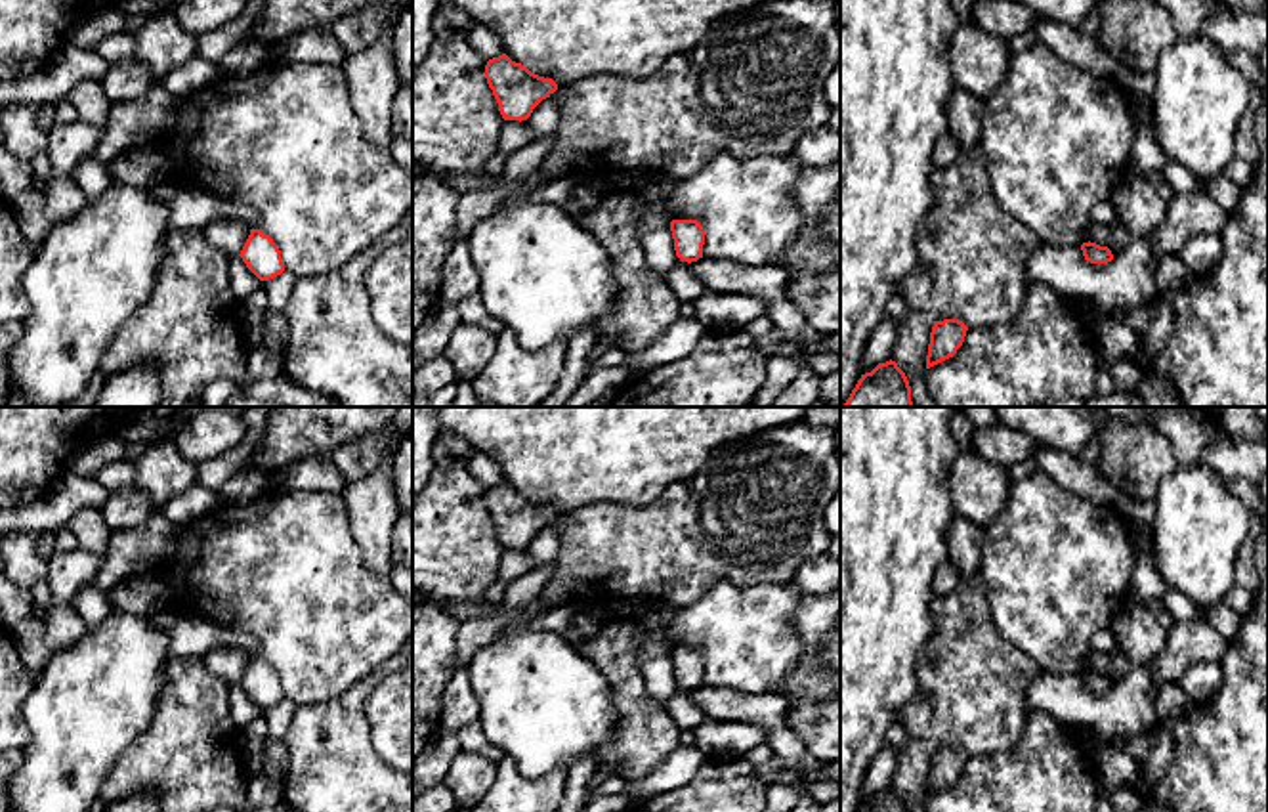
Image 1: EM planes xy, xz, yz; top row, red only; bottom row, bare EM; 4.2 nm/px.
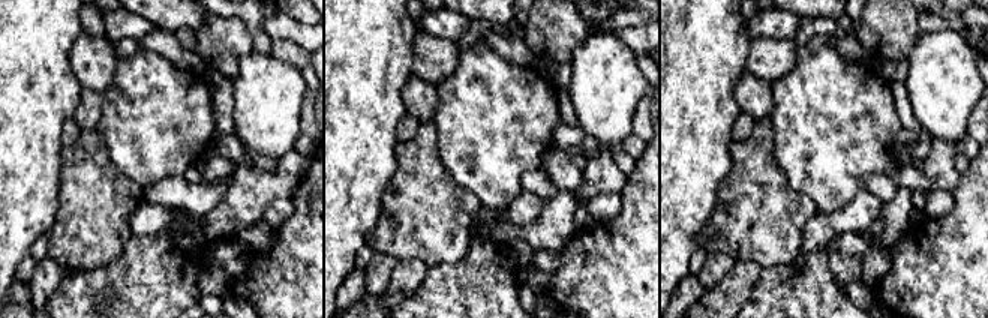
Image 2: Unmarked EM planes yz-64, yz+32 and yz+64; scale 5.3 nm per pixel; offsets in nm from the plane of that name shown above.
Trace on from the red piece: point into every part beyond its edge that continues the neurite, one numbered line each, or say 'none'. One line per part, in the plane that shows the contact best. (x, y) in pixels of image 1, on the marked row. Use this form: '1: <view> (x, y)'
none

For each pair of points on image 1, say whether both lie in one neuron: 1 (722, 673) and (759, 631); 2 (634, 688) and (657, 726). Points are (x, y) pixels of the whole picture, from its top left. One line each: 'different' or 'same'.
1: same
2: same

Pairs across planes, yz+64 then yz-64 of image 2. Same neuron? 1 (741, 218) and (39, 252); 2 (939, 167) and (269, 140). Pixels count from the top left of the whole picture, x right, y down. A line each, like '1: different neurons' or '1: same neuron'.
1: different neurons
2: different neurons

